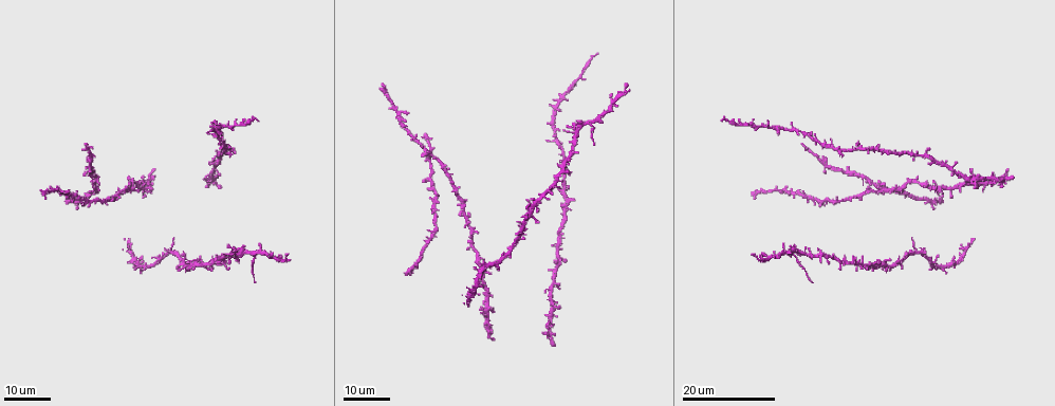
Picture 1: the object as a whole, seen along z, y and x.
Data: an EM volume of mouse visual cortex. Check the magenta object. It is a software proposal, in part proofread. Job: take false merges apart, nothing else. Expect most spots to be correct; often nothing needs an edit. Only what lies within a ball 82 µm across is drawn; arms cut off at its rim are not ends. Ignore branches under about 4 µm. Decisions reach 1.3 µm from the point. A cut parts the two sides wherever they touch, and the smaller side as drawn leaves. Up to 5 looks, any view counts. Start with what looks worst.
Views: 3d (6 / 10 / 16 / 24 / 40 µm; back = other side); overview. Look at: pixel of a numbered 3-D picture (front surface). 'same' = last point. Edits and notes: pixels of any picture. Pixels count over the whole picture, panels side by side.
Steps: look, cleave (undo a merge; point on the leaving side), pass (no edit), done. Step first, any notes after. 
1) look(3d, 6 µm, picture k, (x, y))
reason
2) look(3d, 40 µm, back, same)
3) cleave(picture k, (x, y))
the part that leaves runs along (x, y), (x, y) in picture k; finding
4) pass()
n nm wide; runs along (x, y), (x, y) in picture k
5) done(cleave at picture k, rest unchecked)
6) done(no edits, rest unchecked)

look(3d, 24 µm, picture 1, (590, 123))
three-way junction

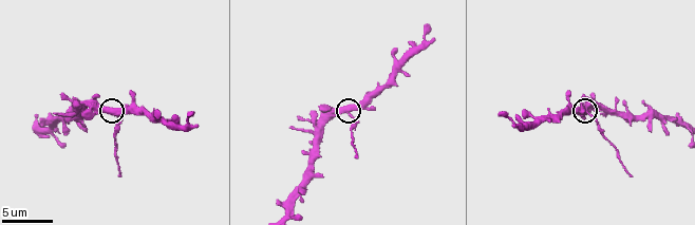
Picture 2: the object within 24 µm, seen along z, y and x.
look(3d, 6 µm, picture 2, (348, 110))
closer look

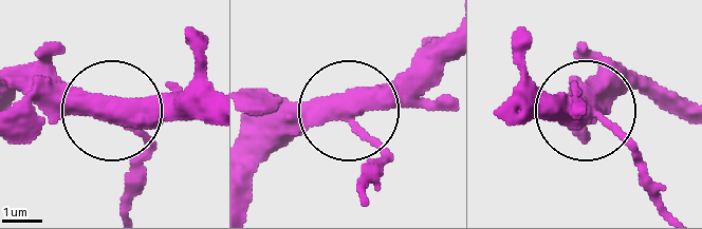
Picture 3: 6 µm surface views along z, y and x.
cleave(picture 3, (135, 158))
380 nm wide; the part that leaves runs along (601, 118), (633, 155), (658, 206) in picture 3; a second cell is stuck on

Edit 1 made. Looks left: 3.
look(3d, 16 µm, picture 1, (253, 121))
calibre changes

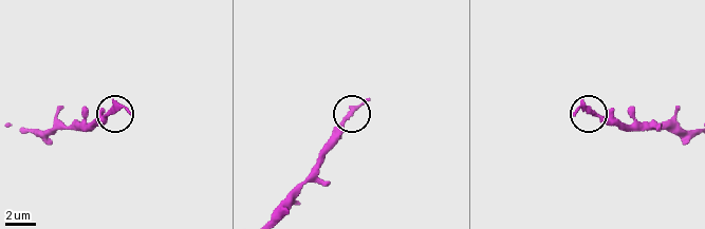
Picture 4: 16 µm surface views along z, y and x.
look(3d, 6 µm, picture 4, (589, 110))

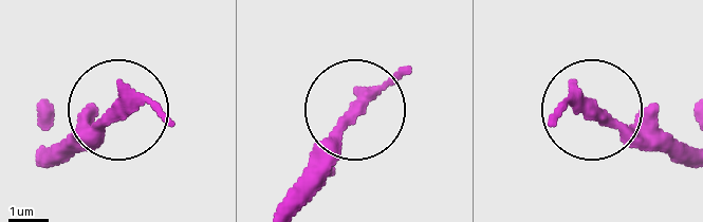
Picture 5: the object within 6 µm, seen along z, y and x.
pass()
250 nm wide; runs along (38, 163), (112, 115) in picture 5; continuous, no second cell

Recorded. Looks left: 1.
done(cleave at picture 3, rest unchecked)

